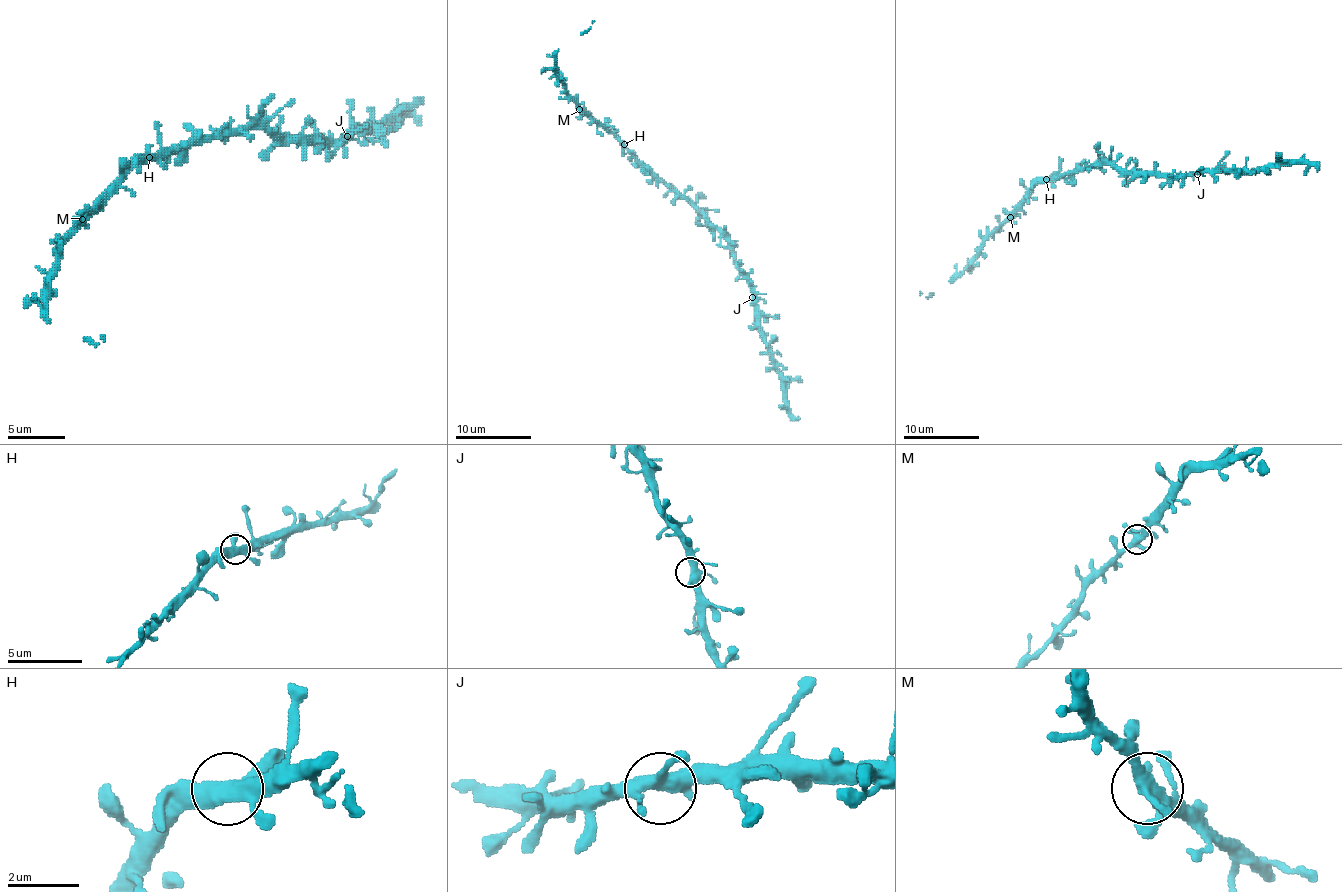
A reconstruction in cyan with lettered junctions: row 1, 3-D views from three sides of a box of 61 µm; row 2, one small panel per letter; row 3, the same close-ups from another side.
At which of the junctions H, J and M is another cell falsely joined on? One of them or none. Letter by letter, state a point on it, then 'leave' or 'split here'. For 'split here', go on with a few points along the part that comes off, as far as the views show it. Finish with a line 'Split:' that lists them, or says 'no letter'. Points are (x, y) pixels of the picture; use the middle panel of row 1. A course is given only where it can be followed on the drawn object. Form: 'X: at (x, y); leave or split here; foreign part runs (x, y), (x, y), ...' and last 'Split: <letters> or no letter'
H: at (624, 144); leave
J: at (752, 297); leave
M: at (579, 109); leave
Split: no letter

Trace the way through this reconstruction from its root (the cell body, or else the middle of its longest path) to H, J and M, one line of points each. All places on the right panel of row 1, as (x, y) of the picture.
H: (1091, 168), (1078, 167), (1046, 179)
J: (1091, 168), (1117, 165), (1126, 171), (1175, 175), (1197, 174)
M: (1091, 168), (1078, 167), (1059, 176), (1044, 177), (1010, 218)

